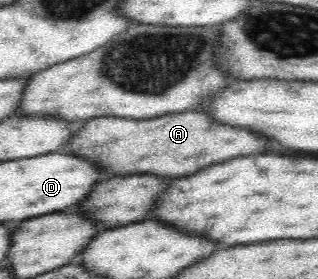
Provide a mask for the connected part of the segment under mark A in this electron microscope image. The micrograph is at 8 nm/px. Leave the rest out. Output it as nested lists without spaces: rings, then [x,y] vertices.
[[[198,109],[136,121],[112,116],[92,118],[81,124],[70,143],[74,153],[92,161],[100,161],[104,171],[110,173],[132,175],[156,171],[156,175],[182,177],[192,175],[204,167],[228,161],[232,157],[264,153],[270,139],[252,133],[254,131],[248,128],[216,122],[208,112]]]

